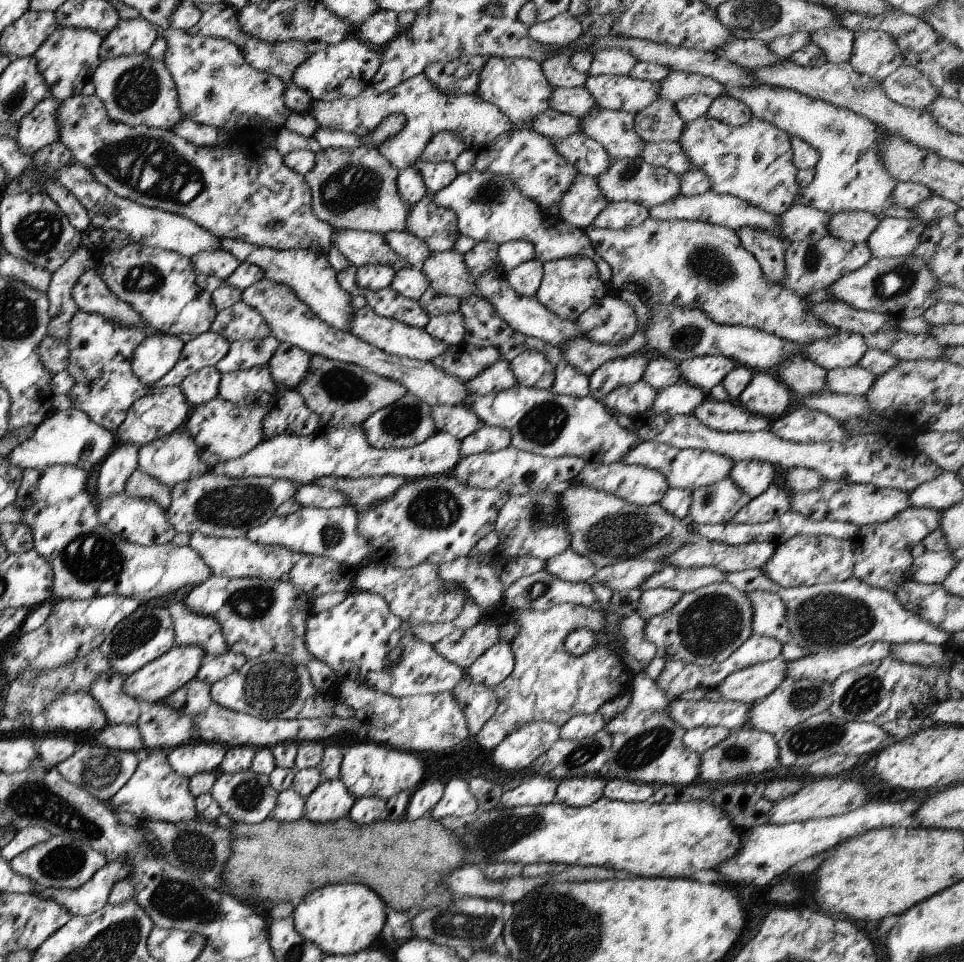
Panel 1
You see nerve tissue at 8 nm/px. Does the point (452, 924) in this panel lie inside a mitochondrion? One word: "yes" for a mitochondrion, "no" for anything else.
yes

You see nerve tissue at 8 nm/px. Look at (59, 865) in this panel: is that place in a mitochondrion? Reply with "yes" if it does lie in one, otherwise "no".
yes

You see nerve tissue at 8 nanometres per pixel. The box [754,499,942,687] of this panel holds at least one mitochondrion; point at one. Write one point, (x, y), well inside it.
(825, 619)

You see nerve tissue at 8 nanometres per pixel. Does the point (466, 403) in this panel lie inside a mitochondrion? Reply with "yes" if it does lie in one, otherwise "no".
no

